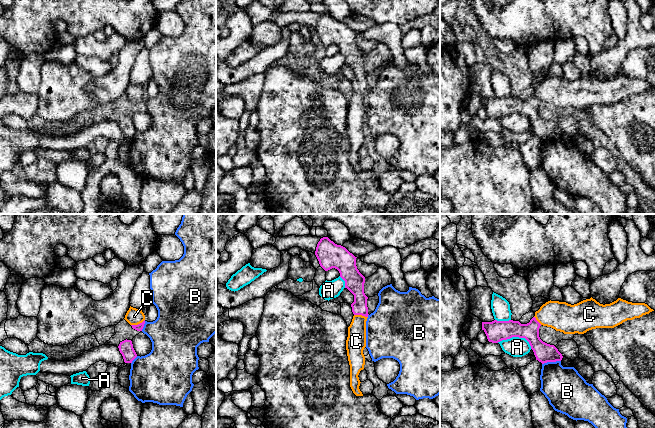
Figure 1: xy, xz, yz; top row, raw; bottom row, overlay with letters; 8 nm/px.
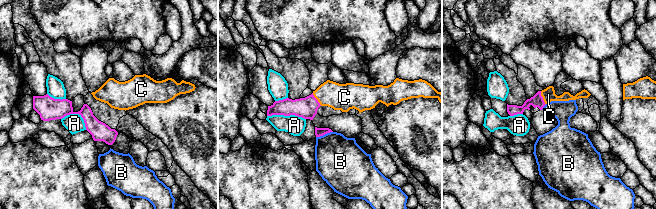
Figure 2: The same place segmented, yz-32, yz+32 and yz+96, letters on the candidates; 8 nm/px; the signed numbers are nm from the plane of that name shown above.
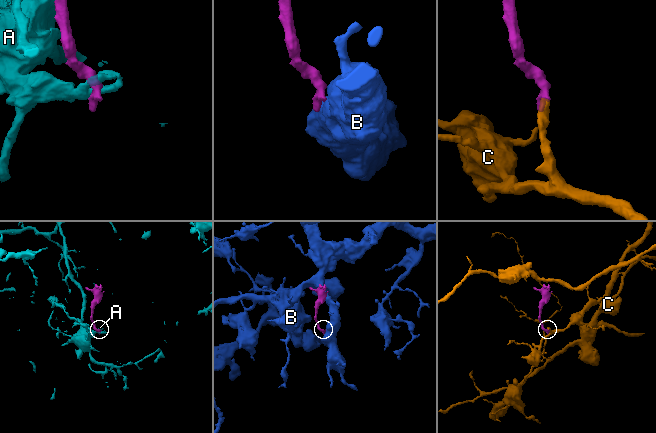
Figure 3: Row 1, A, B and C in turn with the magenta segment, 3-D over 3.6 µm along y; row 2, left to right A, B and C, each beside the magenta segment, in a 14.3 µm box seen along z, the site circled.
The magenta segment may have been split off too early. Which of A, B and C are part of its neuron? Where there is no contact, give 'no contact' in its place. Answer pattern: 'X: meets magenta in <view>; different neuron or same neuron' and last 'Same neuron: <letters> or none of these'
A: meets magenta in yz; different neuron
B: meets magenta in yz; different neuron
C: meets magenta in xy; same neuron
Same neuron: C

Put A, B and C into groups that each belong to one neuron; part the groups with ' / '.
A B / C

